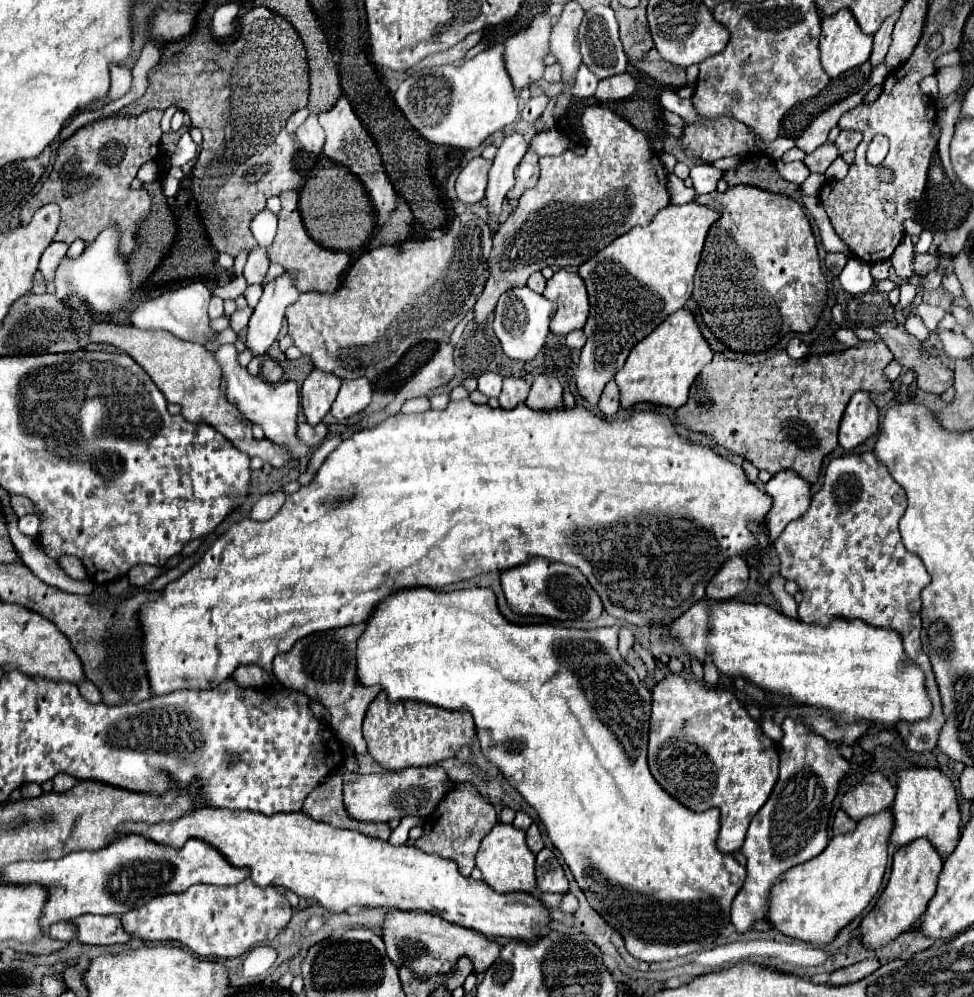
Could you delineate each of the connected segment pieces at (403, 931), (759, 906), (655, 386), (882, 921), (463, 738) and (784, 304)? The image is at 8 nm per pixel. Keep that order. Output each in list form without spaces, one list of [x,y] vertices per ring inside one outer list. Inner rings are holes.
[[[392,909],[384,915],[380,937],[386,945],[388,959],[400,969],[408,967],[420,981],[428,981],[434,975],[452,975],[460,957],[468,957],[474,963],[474,973],[484,973],[498,957],[500,945],[482,933],[444,921],[426,911],[402,911]]]
[[[784,719],[782,731],[784,737],[778,743],[780,779],[760,813],[756,813],[752,819],[746,841],[742,845],[742,853],[748,861],[748,879],[736,895],[730,911],[732,925],[738,933],[748,933],[756,921],[766,919],[770,907],[770,891],[788,869],[806,863],[824,851],[828,845],[826,827],[838,781],[850,771],[848,761],[838,755],[836,745],[812,733],[806,725]]]
[[[686,307],[678,309],[666,317],[648,337],[644,337],[644,341],[634,345],[624,367],[616,373],[622,407],[626,409],[634,403],[648,401],[678,409],[688,399],[688,389],[696,379],[696,373],[700,373],[700,369],[712,361],[712,357],[714,351],[704,339],[694,313]]]
[[[914,841],[908,849],[898,849],[894,853],[894,865],[886,889],[878,897],[872,911],[860,923],[860,941],[868,949],[880,949],[894,941],[898,935],[906,933],[922,917],[928,901],[932,899],[942,869],[942,857],[928,845],[928,841]]]
[[[384,693],[372,701],[364,719],[364,739],[368,755],[388,771],[408,767],[428,767],[438,761],[456,757],[464,745],[474,741],[474,721],[468,711],[446,711],[418,701],[402,701],[388,705]]]
[[[734,185],[722,195],[696,195],[694,201],[712,207],[720,205],[720,221],[712,223],[702,261],[694,277],[694,299],[706,325],[734,351],[762,351],[772,347],[786,333],[808,333],[826,305],[826,279],[820,269],[816,239],[804,209],[786,195],[760,191],[758,187]]]

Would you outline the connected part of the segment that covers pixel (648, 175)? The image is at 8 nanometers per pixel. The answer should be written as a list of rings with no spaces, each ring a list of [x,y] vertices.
[[[600,104],[586,109],[581,119],[581,126],[586,135],[586,152],[577,155],[567,150],[558,157],[540,157],[540,179],[528,189],[518,207],[508,215],[508,219],[500,225],[494,235],[494,247],[490,253],[490,279],[484,287],[484,293],[474,305],[474,321],[486,323],[496,307],[496,299],[512,287],[524,287],[528,277],[534,271],[542,271],[548,267],[578,267],[588,261],[594,253],[610,245],[616,237],[628,233],[632,227],[646,227],[654,215],[670,203],[670,195],[666,189],[668,171],[664,169],[657,153],[650,147],[650,141],[642,131],[632,127],[626,119],[622,119],[614,109]]]

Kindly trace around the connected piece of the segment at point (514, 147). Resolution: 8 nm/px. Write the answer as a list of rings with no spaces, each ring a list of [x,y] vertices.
[[[510,133],[504,137],[498,153],[494,157],[494,165],[490,169],[490,181],[486,189],[488,199],[488,221],[500,219],[500,205],[506,199],[506,193],[514,187],[514,171],[528,151],[528,143],[520,133]]]

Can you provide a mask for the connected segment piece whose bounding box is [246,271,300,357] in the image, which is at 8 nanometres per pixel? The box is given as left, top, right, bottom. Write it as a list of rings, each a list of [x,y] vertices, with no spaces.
[[[284,271],[276,281],[264,285],[264,295],[260,303],[254,307],[254,313],[248,323],[248,349],[254,351],[256,357],[264,355],[268,347],[276,341],[280,327],[286,319],[288,305],[296,303],[300,291],[294,285],[296,275],[292,271]]]

